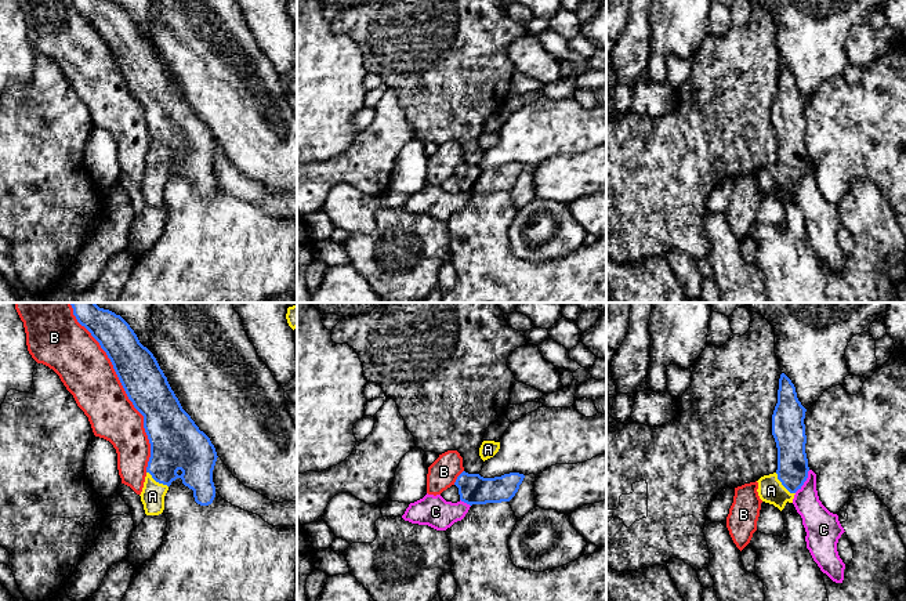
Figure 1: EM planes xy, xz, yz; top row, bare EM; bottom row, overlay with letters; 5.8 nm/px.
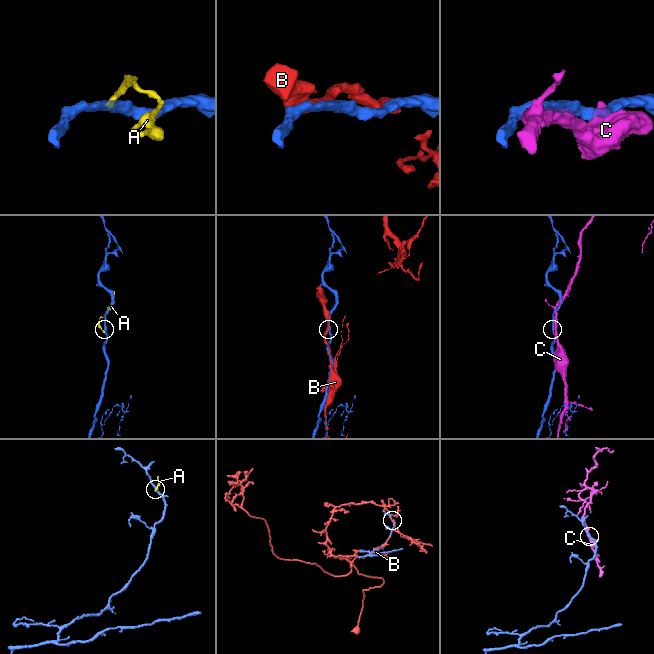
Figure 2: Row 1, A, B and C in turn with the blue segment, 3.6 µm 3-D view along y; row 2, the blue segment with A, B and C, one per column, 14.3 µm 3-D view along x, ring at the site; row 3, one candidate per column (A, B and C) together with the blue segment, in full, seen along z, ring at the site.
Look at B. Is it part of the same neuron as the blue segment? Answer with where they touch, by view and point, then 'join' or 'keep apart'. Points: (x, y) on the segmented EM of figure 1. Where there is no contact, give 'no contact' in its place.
xy (123, 387) | keep apart

